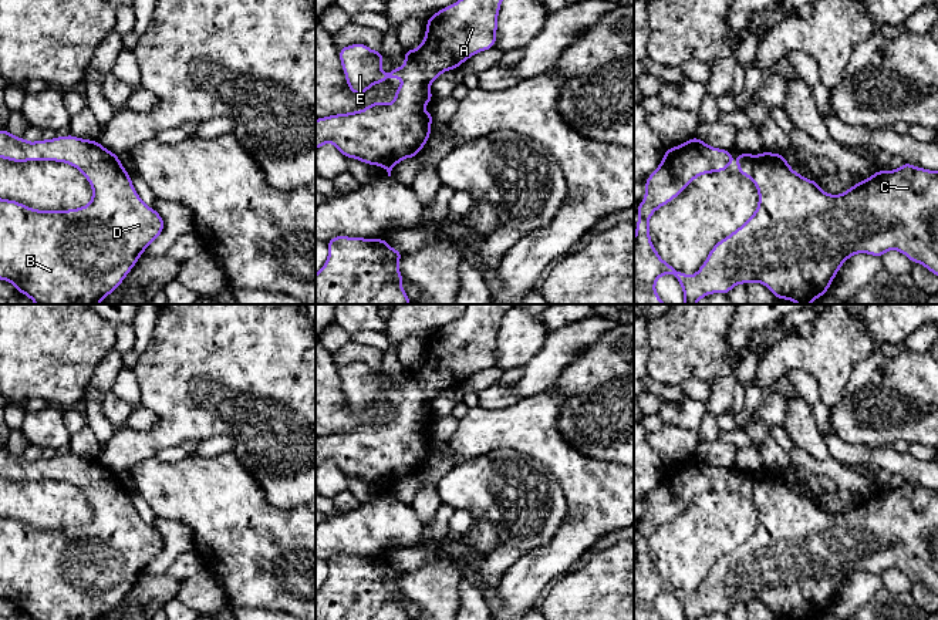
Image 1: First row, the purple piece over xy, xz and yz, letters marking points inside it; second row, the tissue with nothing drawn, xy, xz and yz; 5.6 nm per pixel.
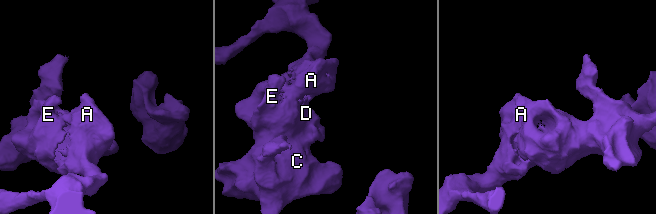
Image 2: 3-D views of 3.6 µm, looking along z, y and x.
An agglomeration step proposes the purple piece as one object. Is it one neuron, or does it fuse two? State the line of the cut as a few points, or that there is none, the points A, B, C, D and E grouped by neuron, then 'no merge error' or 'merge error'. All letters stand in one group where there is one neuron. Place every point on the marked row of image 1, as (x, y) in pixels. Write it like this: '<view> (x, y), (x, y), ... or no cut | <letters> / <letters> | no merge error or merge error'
no cut | A B C D E | no merge error

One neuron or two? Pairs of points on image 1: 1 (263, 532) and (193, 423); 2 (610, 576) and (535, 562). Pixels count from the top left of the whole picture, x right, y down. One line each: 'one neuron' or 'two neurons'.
1: two neurons
2: two neurons

